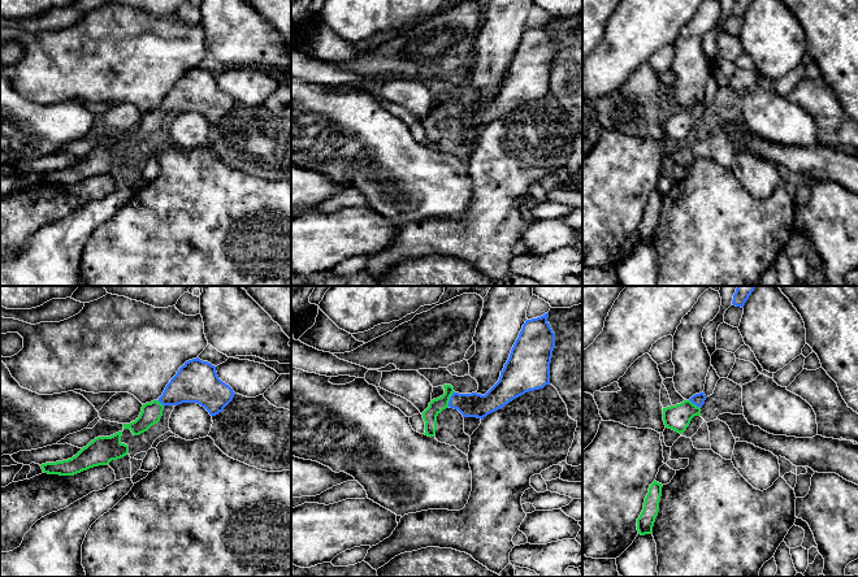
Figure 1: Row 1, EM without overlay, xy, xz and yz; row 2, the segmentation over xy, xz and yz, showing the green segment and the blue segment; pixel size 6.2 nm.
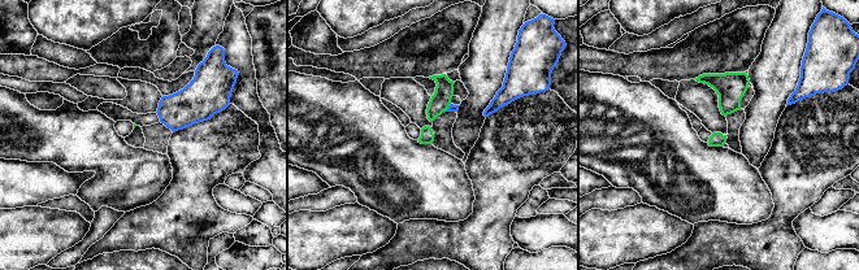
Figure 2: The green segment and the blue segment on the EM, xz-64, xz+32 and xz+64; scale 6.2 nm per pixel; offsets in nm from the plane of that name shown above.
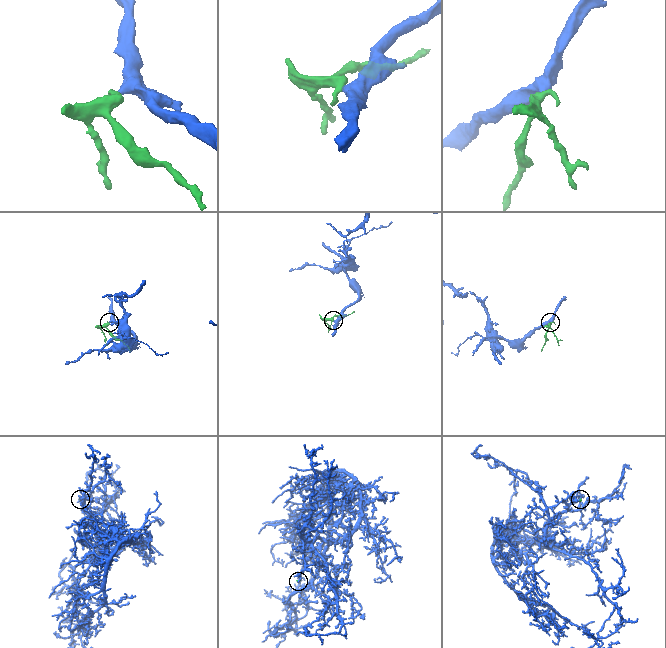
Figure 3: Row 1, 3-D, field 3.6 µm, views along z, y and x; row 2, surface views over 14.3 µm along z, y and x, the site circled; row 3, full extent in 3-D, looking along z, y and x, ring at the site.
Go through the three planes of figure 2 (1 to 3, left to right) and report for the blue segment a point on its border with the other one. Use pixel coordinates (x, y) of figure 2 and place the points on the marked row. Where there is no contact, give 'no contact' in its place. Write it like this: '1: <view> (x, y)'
1: no contact
2: xz+32 (448, 105)
3: no contact

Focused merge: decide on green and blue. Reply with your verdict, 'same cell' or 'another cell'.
same cell

